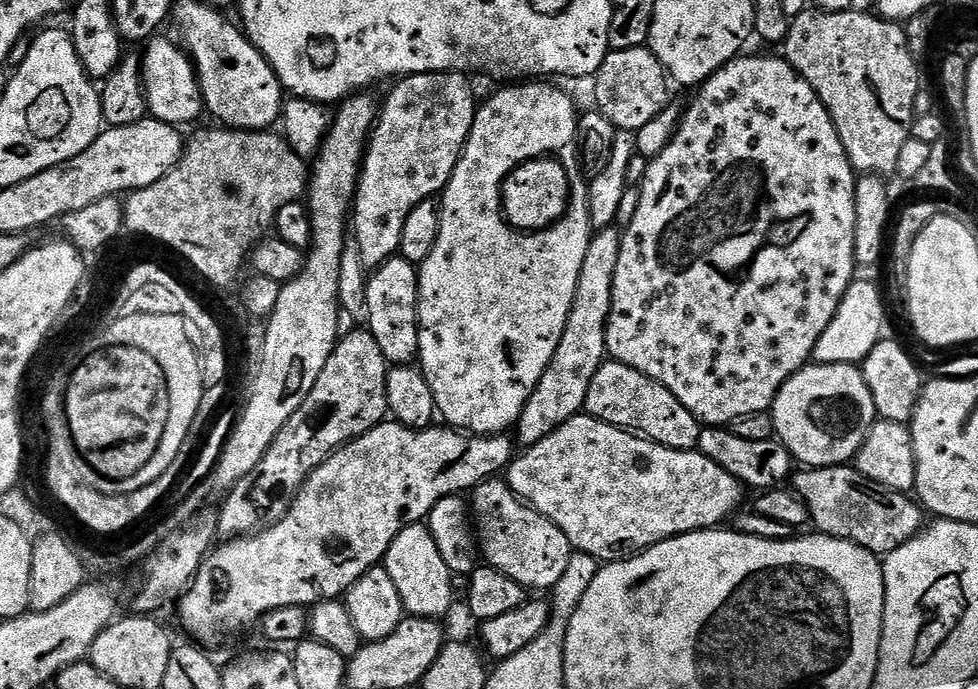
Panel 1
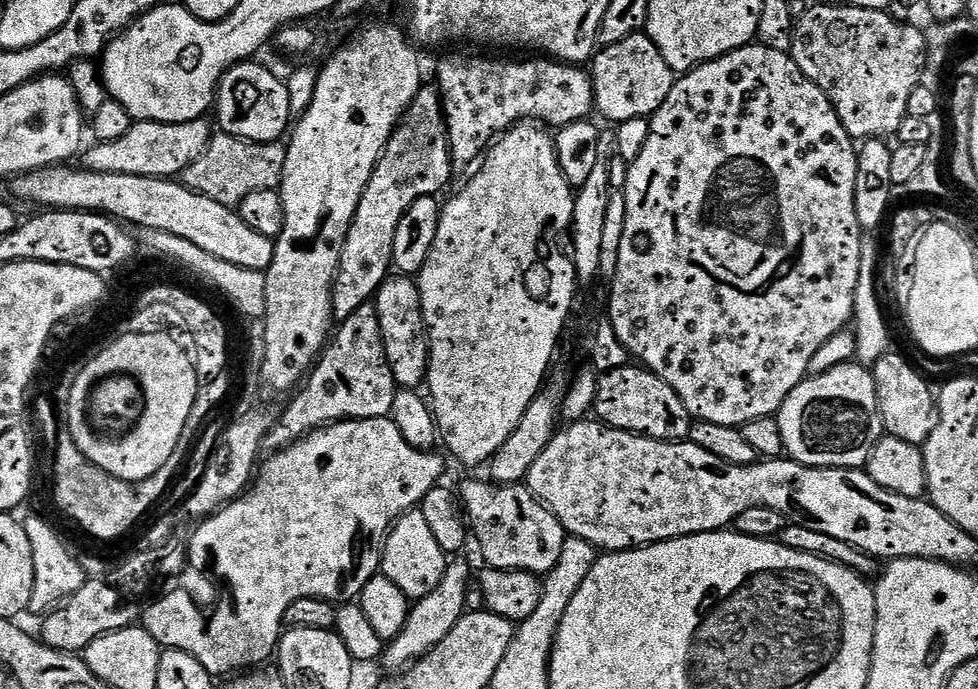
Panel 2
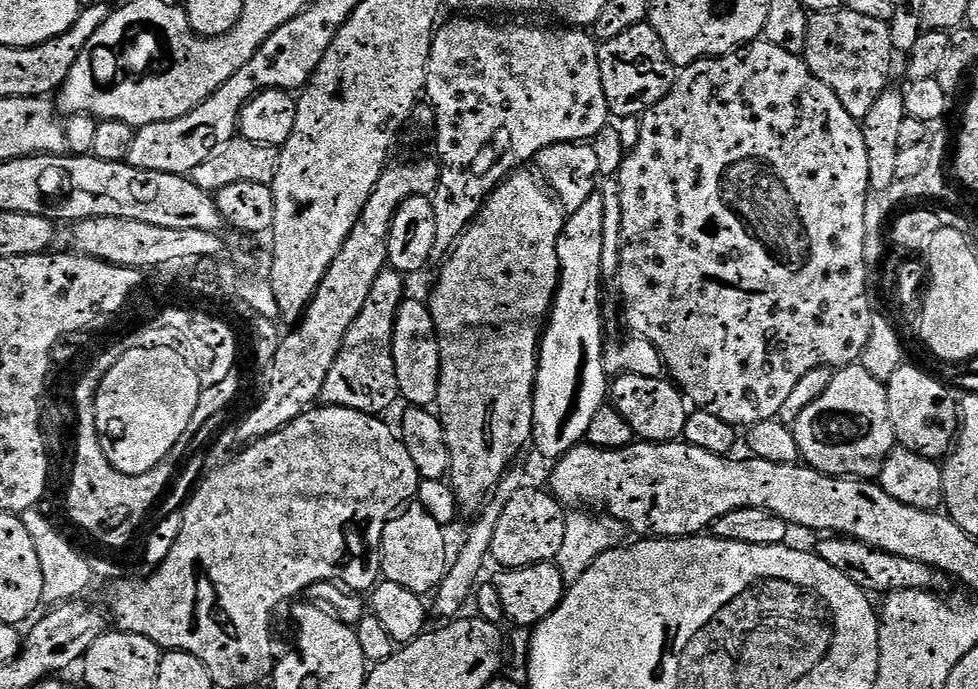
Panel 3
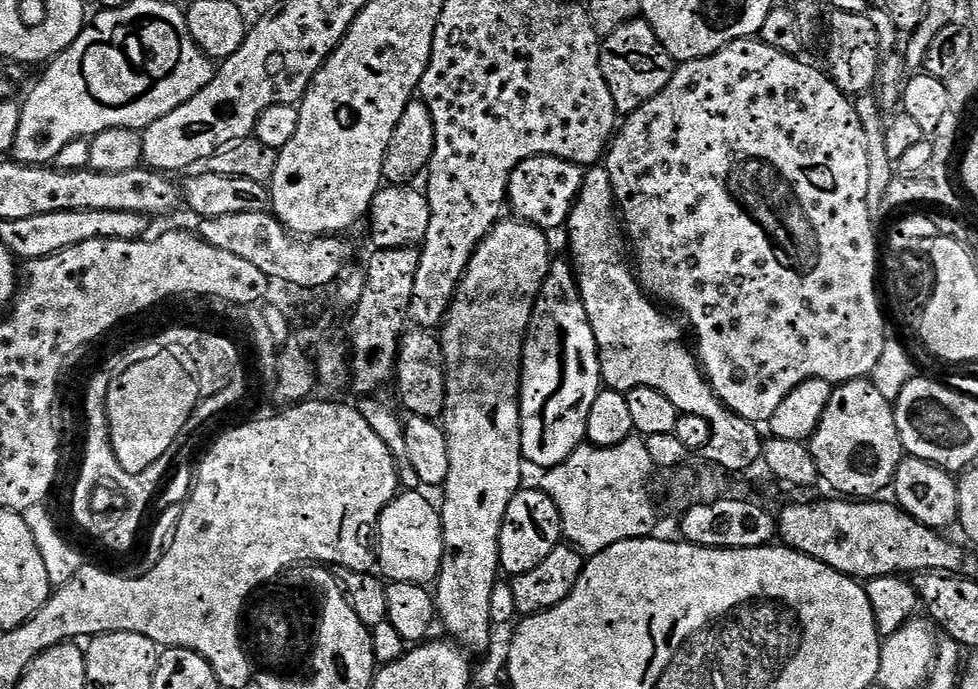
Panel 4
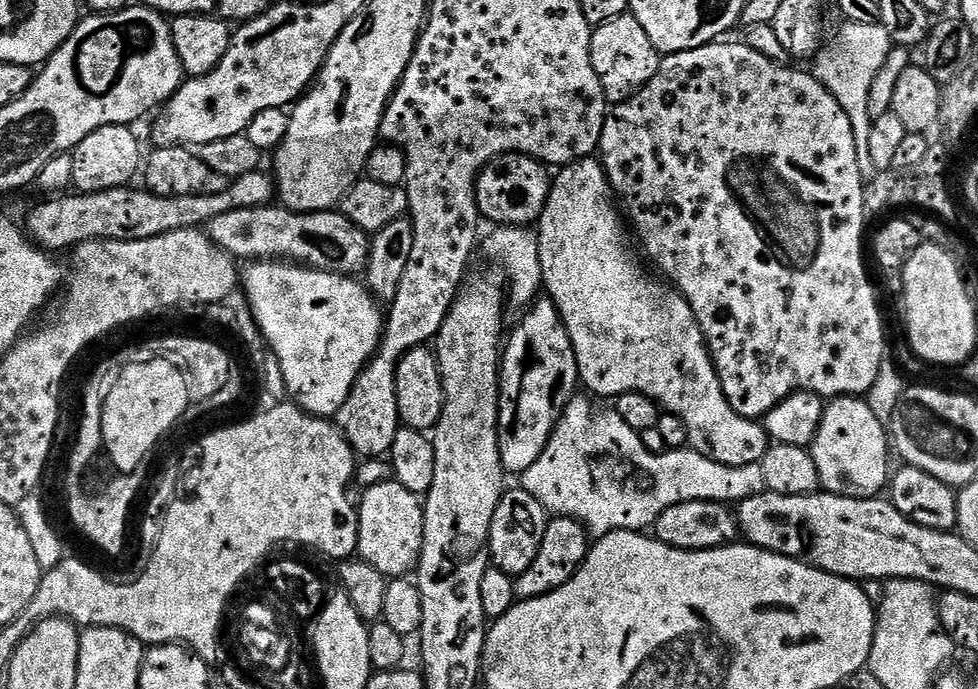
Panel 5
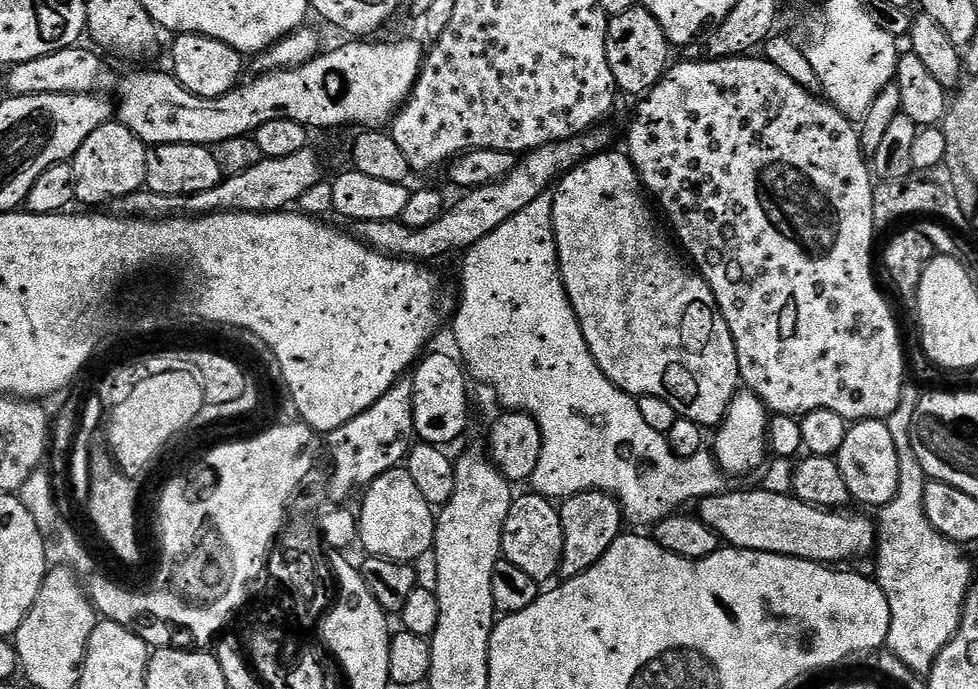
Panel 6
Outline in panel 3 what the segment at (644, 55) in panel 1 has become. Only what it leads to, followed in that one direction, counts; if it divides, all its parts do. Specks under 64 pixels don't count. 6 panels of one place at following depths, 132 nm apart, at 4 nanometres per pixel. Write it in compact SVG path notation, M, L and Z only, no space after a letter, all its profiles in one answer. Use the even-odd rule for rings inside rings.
M651 23L630 26L618 38L603 41L598 47L598 70L602 70L602 90L606 90L608 111L613 117L643 117L676 85L678 69L666 54L662 38Z

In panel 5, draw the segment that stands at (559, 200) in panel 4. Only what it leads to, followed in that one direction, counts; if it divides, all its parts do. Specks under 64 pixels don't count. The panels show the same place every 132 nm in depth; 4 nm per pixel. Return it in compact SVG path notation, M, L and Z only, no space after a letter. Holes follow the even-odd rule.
M513 154L503 157L495 166L489 166L480 174L476 182L476 200L479 201L485 213L492 212L492 216L504 226L532 226L539 221L548 208L548 199L552 197L554 183L549 165L543 160L537 160L534 156L525 156L523 154Z

